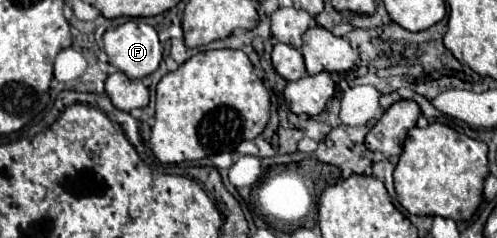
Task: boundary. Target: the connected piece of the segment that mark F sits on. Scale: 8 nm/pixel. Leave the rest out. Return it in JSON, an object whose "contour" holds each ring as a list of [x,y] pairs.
{"contour":[[[127,21],[119,27],[107,29],[103,45],[109,63],[133,79],[151,75],[163,59],[158,33],[147,23]]]}

